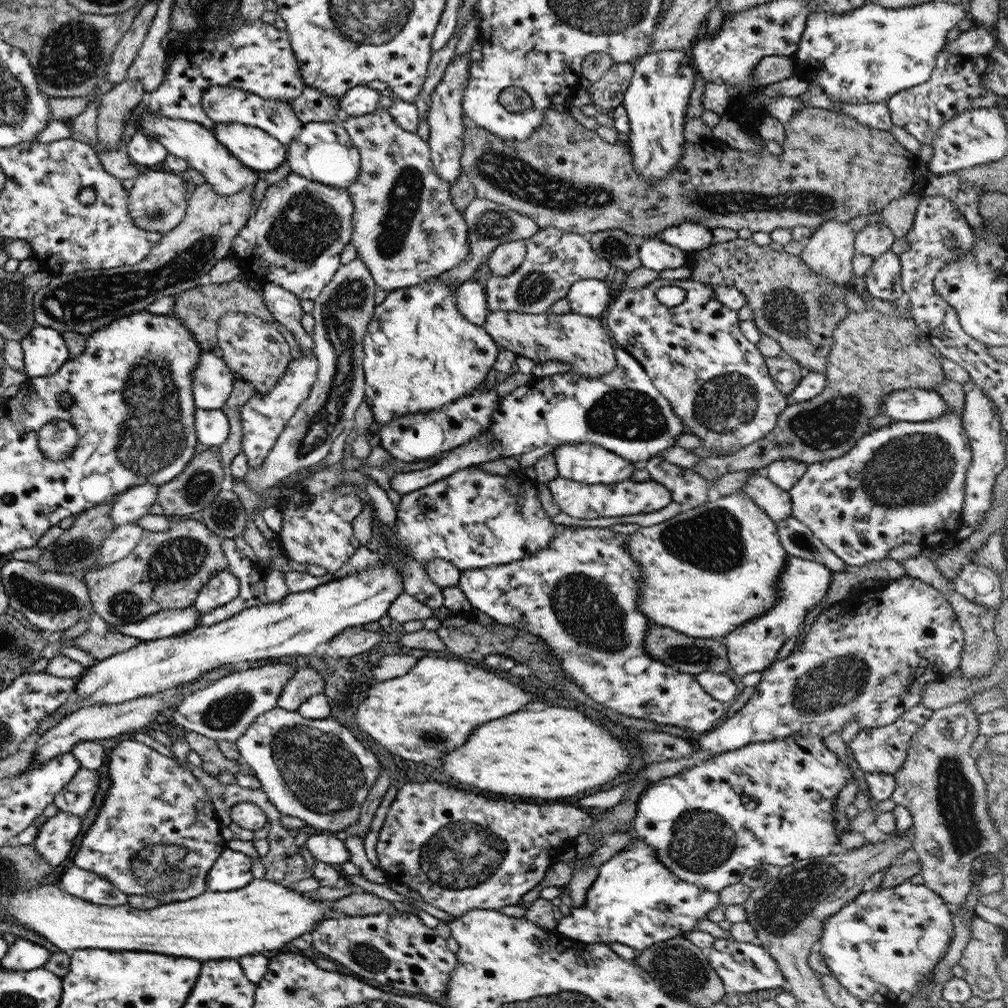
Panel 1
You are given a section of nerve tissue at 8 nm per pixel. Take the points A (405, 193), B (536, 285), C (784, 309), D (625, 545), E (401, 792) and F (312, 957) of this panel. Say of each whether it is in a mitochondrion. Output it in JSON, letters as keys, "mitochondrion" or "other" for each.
{"A":"mitochondrion","B":"mitochondrion","C":"mitochondrion","D":"other","E":"other","F":"other"}

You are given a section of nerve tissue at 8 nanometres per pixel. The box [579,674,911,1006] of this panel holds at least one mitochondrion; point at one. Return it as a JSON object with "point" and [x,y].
{"point":[788,902]}

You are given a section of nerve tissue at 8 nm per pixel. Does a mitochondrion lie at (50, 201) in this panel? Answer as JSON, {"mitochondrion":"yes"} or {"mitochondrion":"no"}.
{"mitochondrion":"no"}

